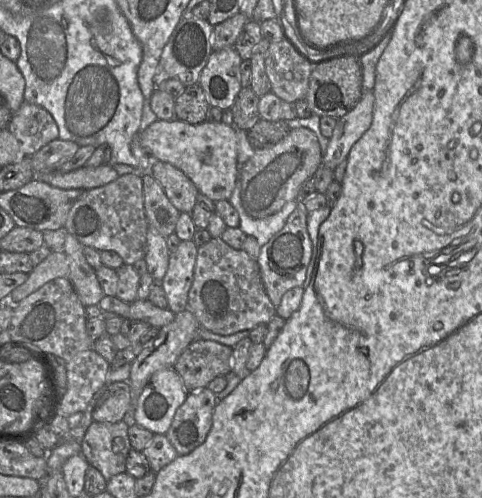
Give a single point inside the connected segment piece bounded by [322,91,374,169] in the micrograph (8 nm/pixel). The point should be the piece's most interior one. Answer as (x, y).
(349, 129)

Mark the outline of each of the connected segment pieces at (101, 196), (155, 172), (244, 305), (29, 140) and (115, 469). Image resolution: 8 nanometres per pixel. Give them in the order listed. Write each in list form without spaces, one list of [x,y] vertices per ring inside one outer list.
[[[139,173],[120,175],[114,181],[106,185],[97,188],[83,190],[82,194],[78,197],[78,199],[71,207],[64,225],[64,230],[67,233],[70,233],[73,236],[75,236],[83,246],[90,246],[98,251],[114,251],[123,259],[125,264],[130,264],[130,265],[134,265],[135,262],[137,262],[138,260],[145,259],[147,229],[148,229],[148,222],[144,210],[143,182],[142,182],[142,177]]]
[[[158,160],[153,164],[151,174],[163,187],[174,207],[191,214],[199,194],[191,179],[170,163]]]
[[[212,237],[207,243],[198,247],[186,309],[193,313],[201,327],[219,335],[250,331],[257,325],[267,325],[276,315],[276,307],[265,291],[257,260],[252,259],[243,249],[232,248],[221,237]]]
[[[25,100],[12,114],[7,130],[19,142],[24,156],[32,156],[52,140],[58,139],[58,126],[52,115],[43,107]]]
[[[123,420],[116,423],[93,421],[81,442],[81,455],[90,466],[101,472],[108,482],[113,476],[126,472],[126,458],[132,449],[128,437],[128,424]]]

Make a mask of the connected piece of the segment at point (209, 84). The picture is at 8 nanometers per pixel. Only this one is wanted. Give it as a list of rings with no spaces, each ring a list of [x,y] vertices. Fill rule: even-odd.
[[[225,47],[211,53],[198,82],[210,107],[231,109],[242,88],[241,62],[242,59],[234,47]]]

